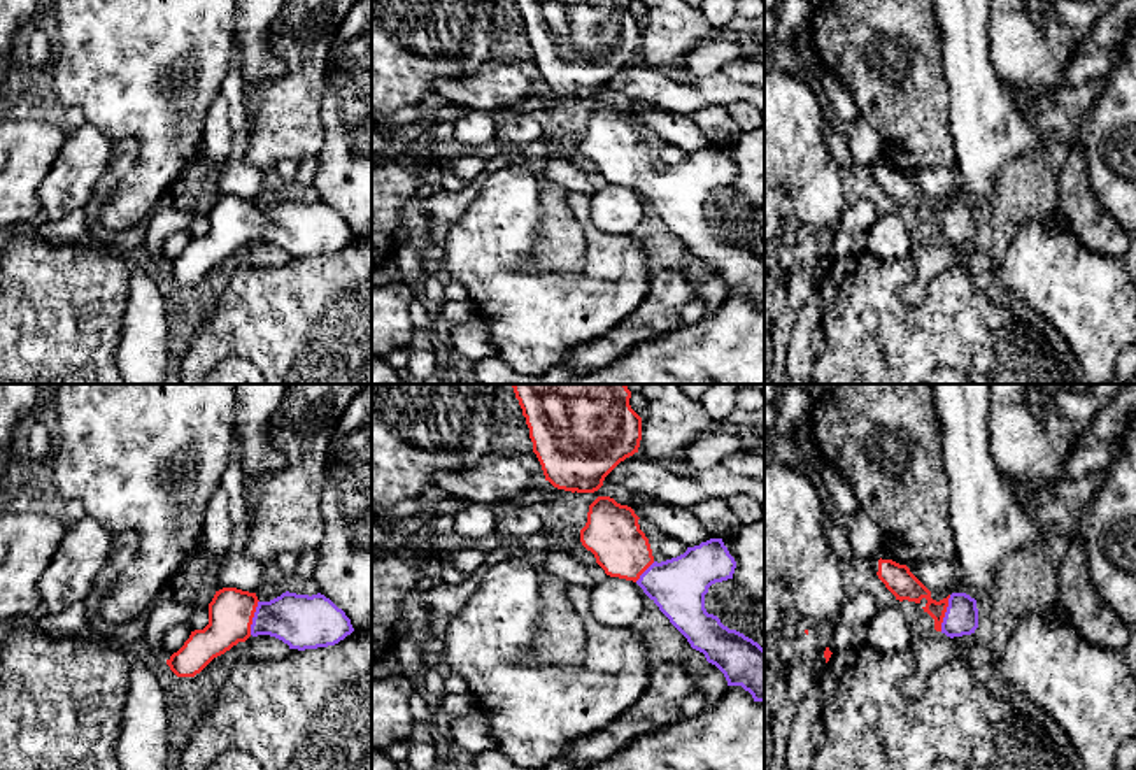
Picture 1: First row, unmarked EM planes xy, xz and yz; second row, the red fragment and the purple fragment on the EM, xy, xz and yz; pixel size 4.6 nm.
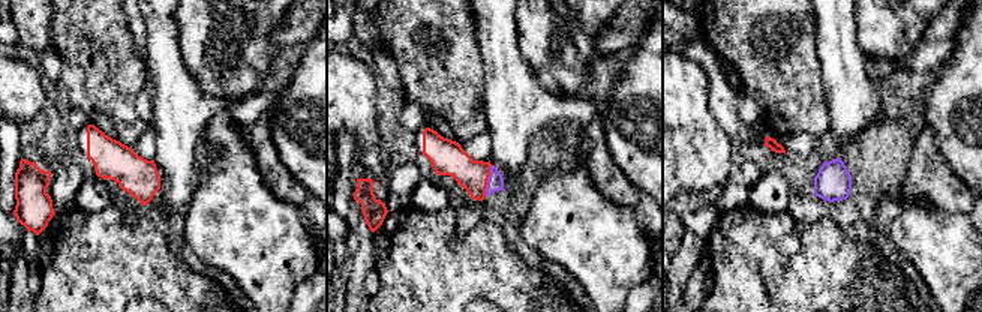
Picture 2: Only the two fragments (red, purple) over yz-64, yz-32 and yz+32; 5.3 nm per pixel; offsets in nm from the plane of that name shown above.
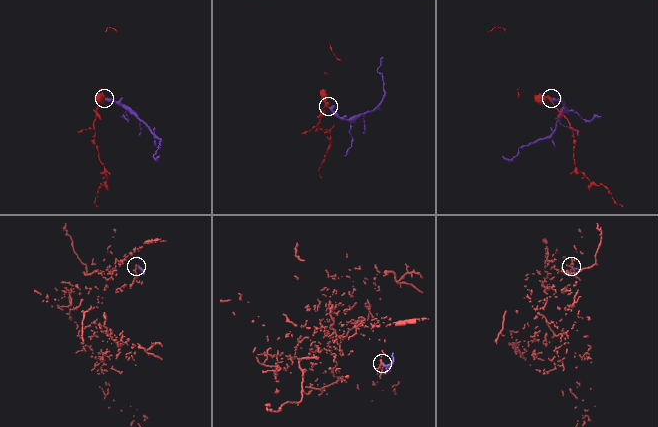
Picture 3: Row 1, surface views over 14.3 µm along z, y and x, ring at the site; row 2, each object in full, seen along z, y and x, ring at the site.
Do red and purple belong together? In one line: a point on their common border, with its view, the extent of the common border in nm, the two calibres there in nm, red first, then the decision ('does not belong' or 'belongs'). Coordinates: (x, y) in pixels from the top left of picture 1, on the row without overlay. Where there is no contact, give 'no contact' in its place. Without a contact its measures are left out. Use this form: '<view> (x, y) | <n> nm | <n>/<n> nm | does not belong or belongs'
yz (945, 218) | 180 nm | 140/160 nm | belongs

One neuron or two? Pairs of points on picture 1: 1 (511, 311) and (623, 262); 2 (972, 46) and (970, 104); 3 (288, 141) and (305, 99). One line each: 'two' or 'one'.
1: one
2: one
3: one

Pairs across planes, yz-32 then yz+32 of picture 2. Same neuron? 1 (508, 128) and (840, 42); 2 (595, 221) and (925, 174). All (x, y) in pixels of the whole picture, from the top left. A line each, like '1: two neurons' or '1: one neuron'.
1: one neuron
2: two neurons

